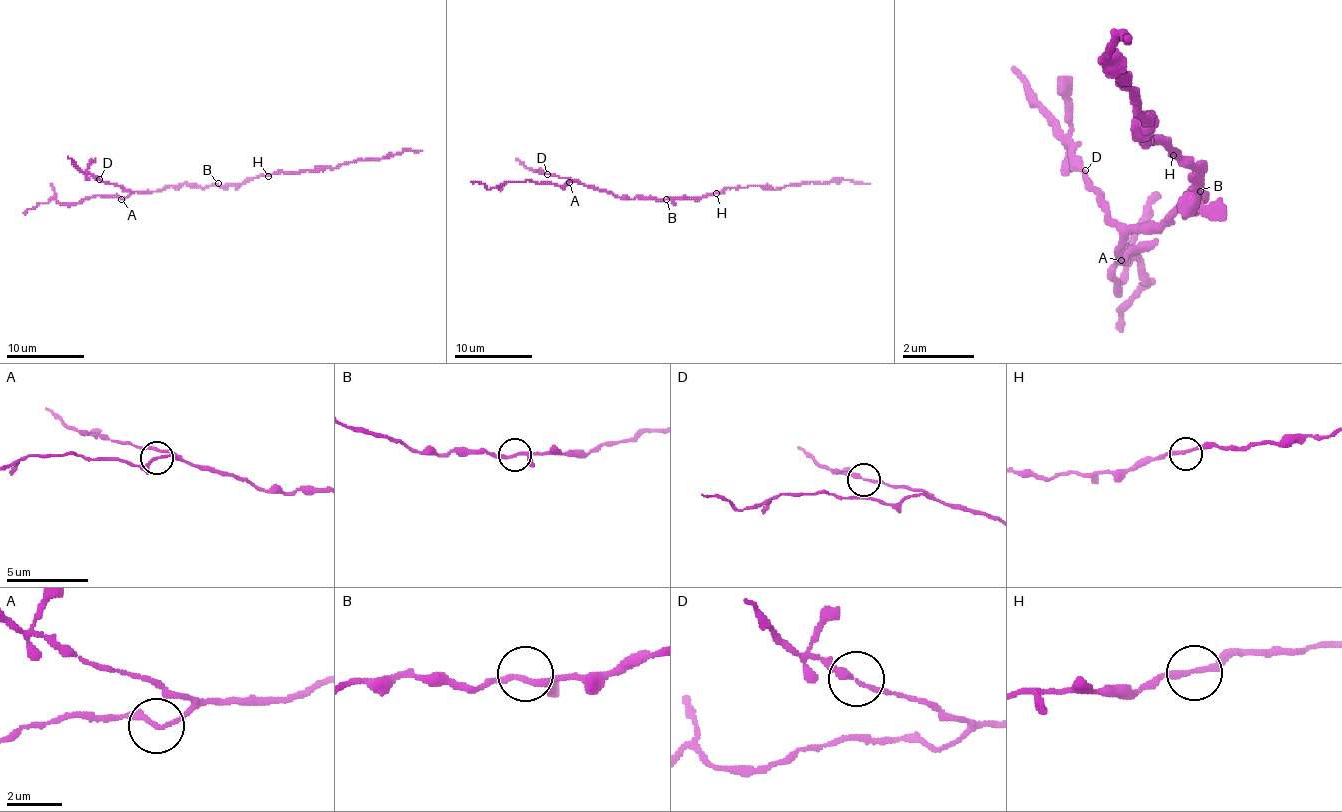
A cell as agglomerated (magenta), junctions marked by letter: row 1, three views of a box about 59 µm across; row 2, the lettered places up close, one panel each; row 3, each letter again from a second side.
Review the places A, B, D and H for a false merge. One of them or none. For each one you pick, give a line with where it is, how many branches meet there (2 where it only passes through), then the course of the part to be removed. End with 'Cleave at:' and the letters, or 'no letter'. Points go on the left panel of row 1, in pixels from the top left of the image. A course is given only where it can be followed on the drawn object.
Cleave at: no letter

